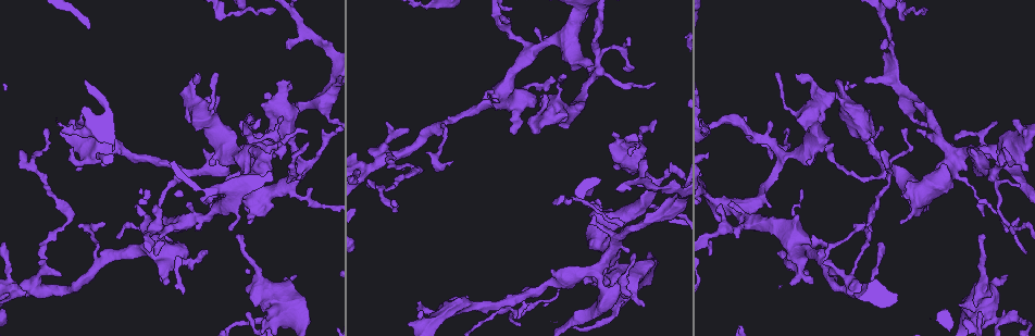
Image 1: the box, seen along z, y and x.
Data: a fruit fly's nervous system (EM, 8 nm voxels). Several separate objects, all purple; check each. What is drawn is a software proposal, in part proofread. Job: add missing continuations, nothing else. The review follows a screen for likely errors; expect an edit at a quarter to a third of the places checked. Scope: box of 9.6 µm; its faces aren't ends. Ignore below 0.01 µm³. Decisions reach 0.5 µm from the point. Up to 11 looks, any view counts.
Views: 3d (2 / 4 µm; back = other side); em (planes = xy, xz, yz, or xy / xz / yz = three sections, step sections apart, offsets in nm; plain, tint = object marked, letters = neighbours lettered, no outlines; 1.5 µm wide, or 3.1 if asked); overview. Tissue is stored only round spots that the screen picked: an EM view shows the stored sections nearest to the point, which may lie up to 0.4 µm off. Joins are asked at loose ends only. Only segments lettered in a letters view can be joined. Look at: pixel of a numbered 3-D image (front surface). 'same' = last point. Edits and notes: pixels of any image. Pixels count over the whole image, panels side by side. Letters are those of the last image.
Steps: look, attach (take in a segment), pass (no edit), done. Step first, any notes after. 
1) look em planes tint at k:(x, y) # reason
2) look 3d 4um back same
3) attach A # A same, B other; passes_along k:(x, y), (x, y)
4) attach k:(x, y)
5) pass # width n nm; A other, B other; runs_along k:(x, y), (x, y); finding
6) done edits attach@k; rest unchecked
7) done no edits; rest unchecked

look em planes letters at 1:(422, 311) # an open end

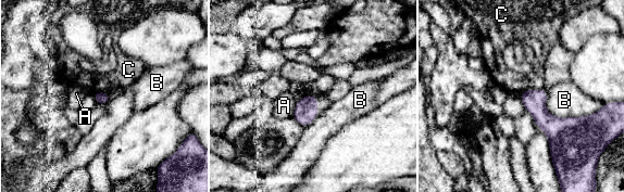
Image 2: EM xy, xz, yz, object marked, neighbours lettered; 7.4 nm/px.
pass # A other, B other, C other; border 2:(108, 91), (95, 91), (92, 93); none of them fits

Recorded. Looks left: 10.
look em planes letters at 1:(929, 9) # branch stops here

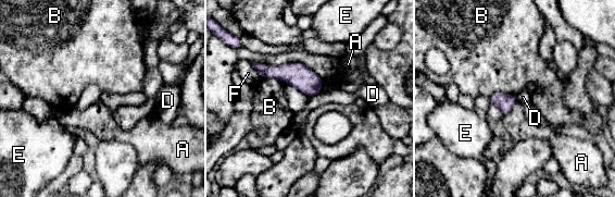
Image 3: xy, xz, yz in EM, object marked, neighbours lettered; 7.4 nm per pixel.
pass # A other, B other, D other, E other, F other; border 3:(321, 90), (310, 97); no lettered segment goes on from it

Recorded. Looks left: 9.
look em planes letters at 1:(631, 38) # an open end

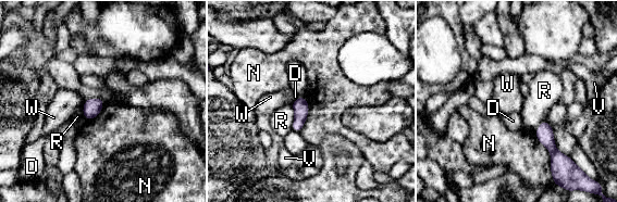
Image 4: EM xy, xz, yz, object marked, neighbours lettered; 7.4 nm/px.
pass # D other, N other, R other, V other, W other; border 4:(85, 100), (82, 109); no lettered segment goes on from it

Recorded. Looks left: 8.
look em xz step 4 letters at 1:(996, 121)

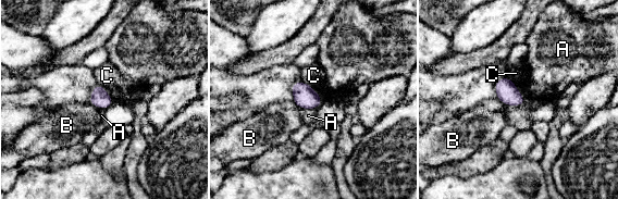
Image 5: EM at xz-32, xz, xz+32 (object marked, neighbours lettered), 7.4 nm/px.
look em planes letters same # cut it another way

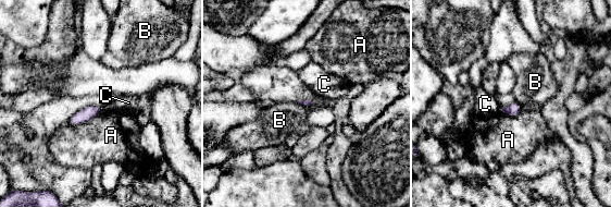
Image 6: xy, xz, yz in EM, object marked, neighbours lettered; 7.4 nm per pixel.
pass # A other, B other, C other; border 6:(514, 100), (520, 106); none of them fits

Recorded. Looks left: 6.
look 3d 2um at 1:(236, 236) # tapers out

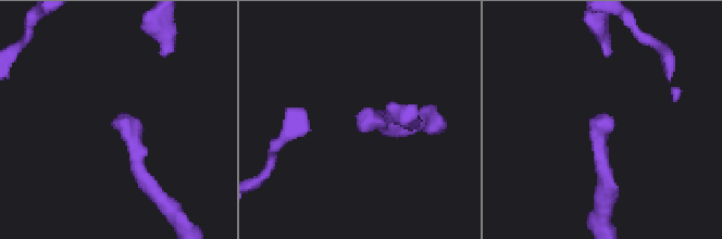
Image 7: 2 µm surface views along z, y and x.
look em planes letters at 7:(114, 124) # now the EM

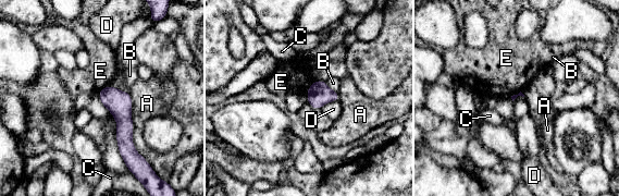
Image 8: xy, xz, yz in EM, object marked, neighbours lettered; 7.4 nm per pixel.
pass # A other, B other, C other, D other, E other; runs_along 8:(108, 88), (134, 154); none of them fits

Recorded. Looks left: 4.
done no edits; rest unchecked

